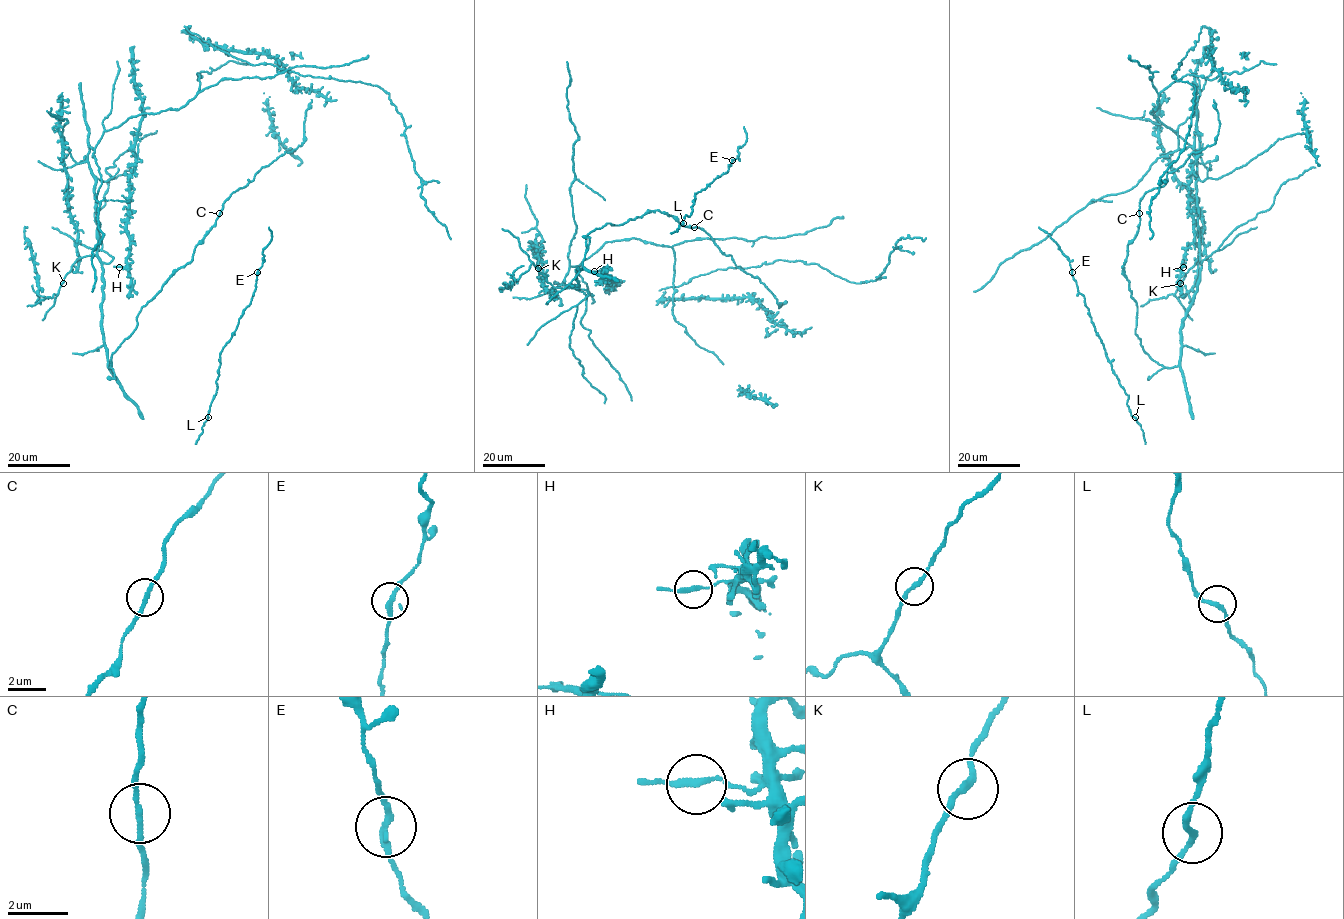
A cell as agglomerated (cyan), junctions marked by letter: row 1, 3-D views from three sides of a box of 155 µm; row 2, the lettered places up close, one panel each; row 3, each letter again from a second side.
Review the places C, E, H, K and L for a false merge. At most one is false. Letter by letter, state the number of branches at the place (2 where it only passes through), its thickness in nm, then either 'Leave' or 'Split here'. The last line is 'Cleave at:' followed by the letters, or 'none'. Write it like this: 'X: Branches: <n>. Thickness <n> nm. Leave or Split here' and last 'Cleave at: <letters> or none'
C: Branches: 2. Thickness 190 nm. Leave
E: Branches: 2. Thickness 200 nm. Leave
H: Branches: 2. Thickness 180 nm. Leave
K: Branches: 2. Thickness 200 nm. Leave
L: Branches: 2. Thickness 180 nm. Leave
Cleave at: none

